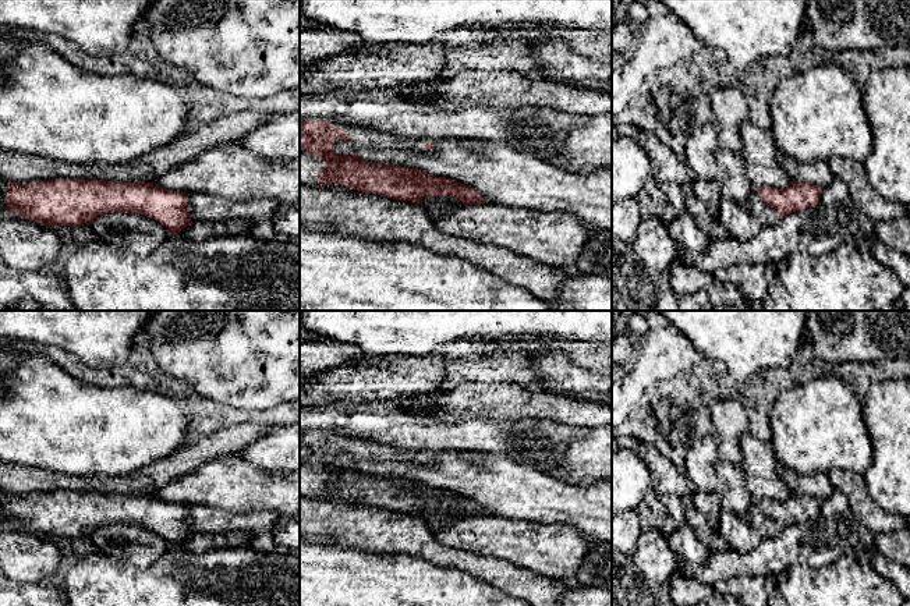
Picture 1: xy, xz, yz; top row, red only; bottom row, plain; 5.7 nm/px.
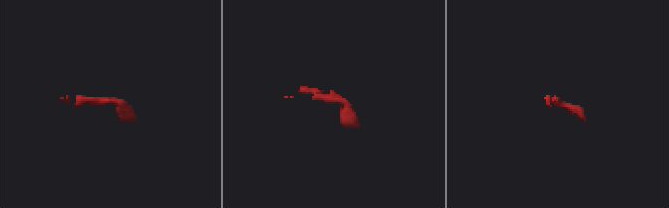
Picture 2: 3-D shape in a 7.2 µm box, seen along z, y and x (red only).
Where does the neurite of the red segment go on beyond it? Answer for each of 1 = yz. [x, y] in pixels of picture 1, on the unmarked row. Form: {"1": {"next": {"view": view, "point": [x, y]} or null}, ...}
{"1": {"next": null}}

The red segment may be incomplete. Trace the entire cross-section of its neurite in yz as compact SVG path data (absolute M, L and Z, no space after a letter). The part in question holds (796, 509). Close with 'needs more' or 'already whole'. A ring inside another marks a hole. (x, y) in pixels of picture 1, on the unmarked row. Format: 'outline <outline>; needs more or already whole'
outline M792 493L785 502L759 499L755 503L779 529L783 529L818 517L822 500L810 495Z; already whole

